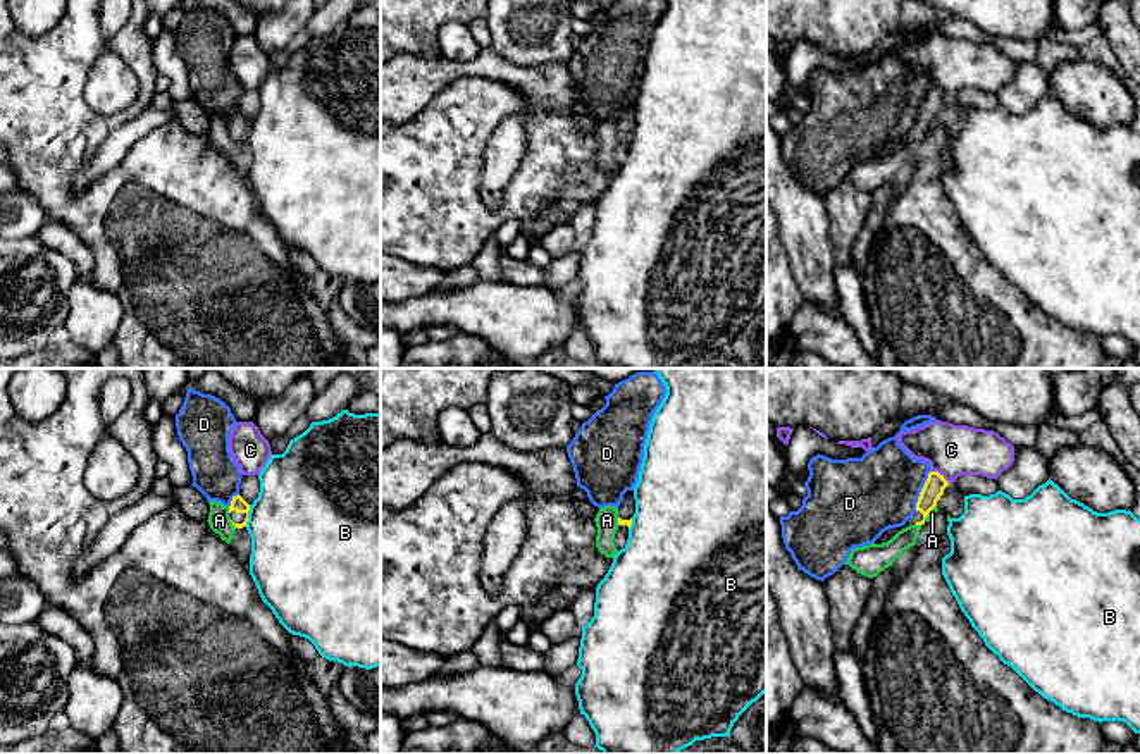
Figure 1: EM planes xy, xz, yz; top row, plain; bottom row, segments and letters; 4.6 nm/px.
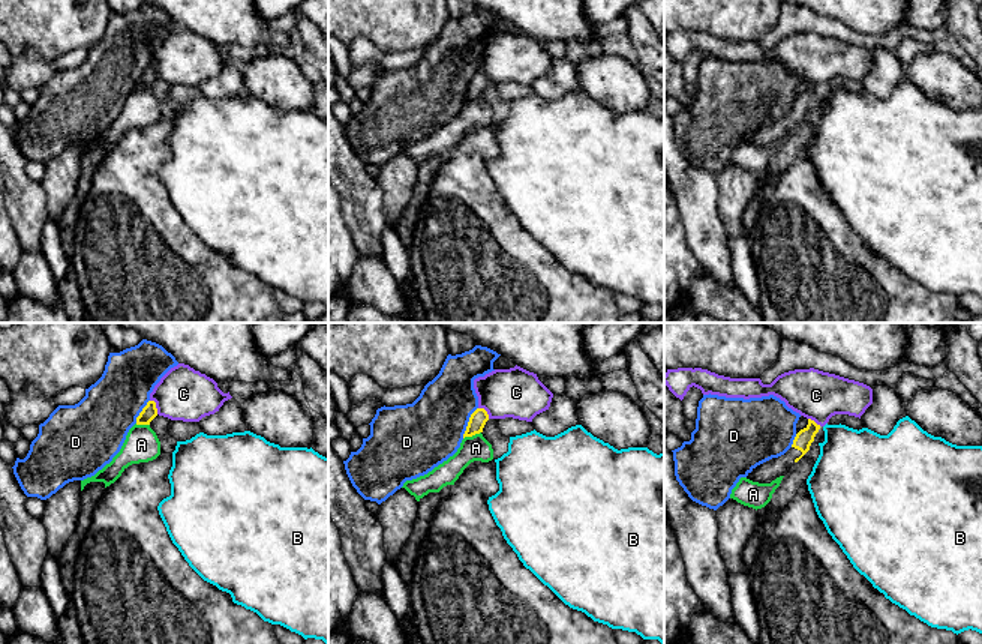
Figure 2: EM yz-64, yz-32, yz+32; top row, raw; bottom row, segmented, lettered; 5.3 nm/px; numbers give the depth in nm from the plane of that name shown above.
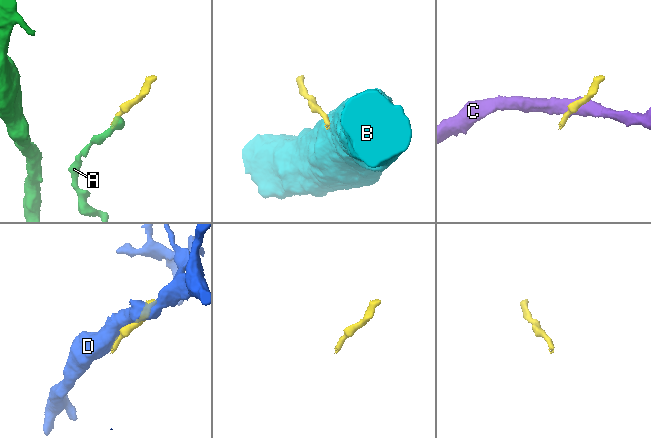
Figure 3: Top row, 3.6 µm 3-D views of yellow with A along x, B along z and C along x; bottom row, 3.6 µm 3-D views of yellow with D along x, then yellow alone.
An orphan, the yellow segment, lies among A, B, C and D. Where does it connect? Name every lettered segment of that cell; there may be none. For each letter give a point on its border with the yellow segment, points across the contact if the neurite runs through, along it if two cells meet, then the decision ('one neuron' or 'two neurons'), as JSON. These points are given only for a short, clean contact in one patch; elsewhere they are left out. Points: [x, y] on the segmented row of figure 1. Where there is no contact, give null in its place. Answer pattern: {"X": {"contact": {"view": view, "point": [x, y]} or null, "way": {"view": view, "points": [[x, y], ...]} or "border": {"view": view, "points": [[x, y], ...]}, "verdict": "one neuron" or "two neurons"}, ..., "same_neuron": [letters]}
{"A": {"contact": {"view": "xy", "point": [233, 524]}, "border": {"view": "xy", "points": [[229, 520], [236, 527]]}, "verdict": "two neurons"}, "B": {"contact": {"view": "xy", "point": [247, 515]}, "border": {"view": "xy", "points": [[250, 505], [245, 525]]}, "verdict": "two neurons"}, "C": {"contact": {"view": "yz", "point": [941, 475]}, "verdict": "two neurons"}, "D": {"contact": {"view": "yz", "point": [922, 491]}, "verdict": "two neurons"}, "same_neuron": []}

